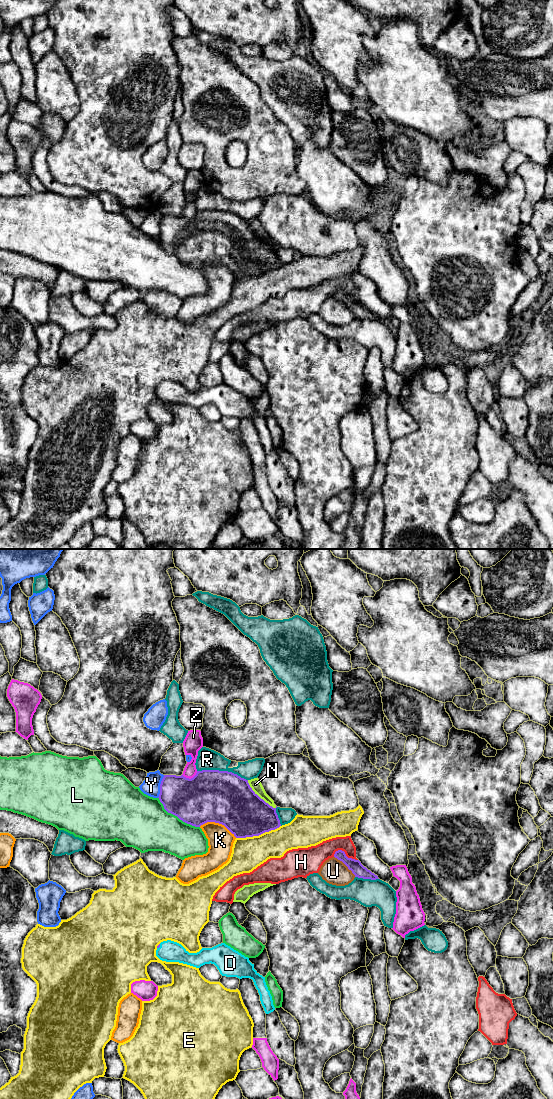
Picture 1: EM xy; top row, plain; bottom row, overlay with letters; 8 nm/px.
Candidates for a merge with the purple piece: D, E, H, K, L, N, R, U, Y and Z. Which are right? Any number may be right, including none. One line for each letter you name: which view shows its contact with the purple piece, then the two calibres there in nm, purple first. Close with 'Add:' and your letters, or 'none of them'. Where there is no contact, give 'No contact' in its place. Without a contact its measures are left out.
D: Touches purple in xy. Thickness 20 nm (purple) against 170 nm
Add: D

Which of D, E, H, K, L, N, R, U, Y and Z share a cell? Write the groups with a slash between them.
D / E / H / K / L / N / R / U / Y / Z

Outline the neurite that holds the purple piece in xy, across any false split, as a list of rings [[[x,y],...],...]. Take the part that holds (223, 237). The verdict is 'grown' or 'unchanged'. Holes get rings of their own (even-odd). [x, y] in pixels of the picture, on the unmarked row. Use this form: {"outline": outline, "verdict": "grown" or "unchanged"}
{"outline": [[[197,211],[191,219],[183,215],[164,215],[158,238],[168,253],[183,262],[195,267],[207,262],[219,263],[236,278],[259,276],[281,266],[276,248],[261,239],[252,230],[248,220],[228,211]]], "verdict": "unchanged"}

